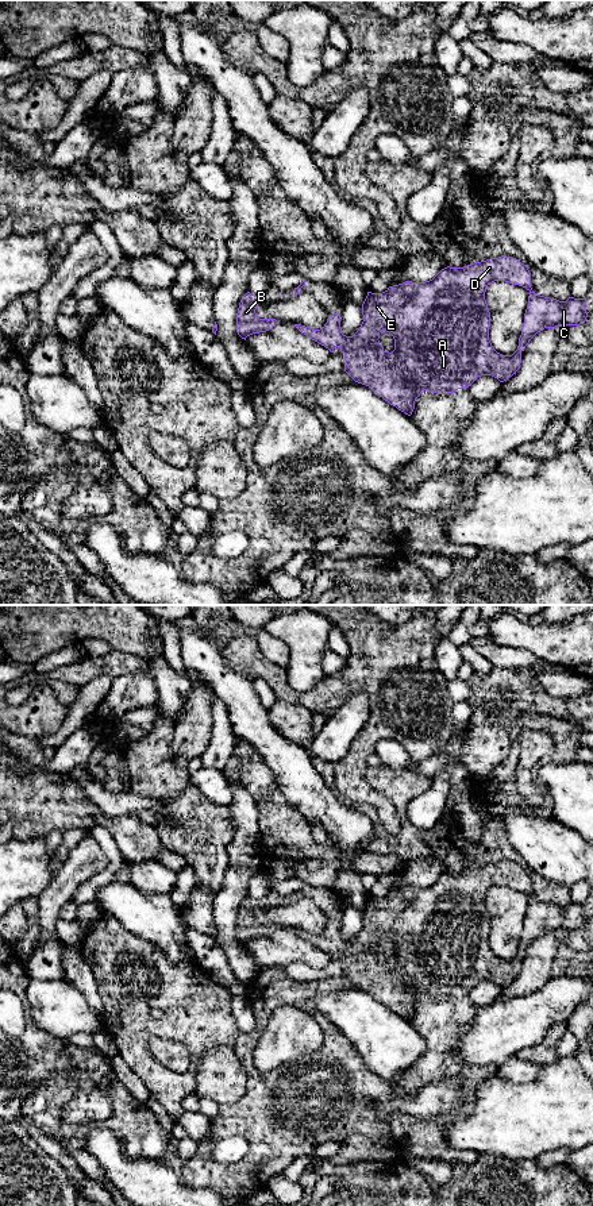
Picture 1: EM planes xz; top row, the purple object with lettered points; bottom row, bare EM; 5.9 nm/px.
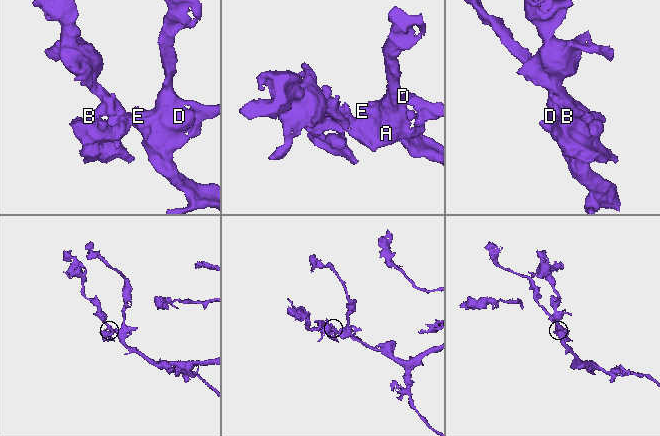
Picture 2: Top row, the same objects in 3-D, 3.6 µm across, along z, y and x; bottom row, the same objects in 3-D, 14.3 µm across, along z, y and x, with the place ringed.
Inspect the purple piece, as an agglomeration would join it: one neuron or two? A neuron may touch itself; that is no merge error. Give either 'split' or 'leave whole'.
leave whole

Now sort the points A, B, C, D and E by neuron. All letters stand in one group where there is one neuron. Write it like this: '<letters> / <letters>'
A B C D E

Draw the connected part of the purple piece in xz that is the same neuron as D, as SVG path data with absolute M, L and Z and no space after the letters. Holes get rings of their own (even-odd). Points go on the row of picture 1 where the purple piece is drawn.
M501 255L463 267L444 267L426 282L405 281L389 286L382 293L367 292L362 304L363 321L353 336L342 334L340 315L328 316L320 330L294 324L312 340L334 352L339 347L344 354L344 371L358 384L369 386L380 397L411 416L416 398L424 392L436 394L454 393L469 388L477 377L492 375L500 382L516 374L521 352L530 340L544 328L579 325L588 317L586 298L569 297L566 301L535 293L527 265L516 258ZM505 281L530 292L517 350L502 355L489 340L490 312L485 300L489 284ZM386 331L394 339L394 350L385 351L380 344L380 332Z

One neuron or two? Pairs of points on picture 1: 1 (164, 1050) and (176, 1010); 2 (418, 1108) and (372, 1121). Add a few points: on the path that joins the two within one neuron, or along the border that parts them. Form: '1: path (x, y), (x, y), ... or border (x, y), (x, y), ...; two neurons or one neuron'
1: border (149, 1040), (177, 1040), (187, 1048), (191, 1060); two neurons
2: path (407, 1105), (388, 1105), (382, 1110); one neuron

